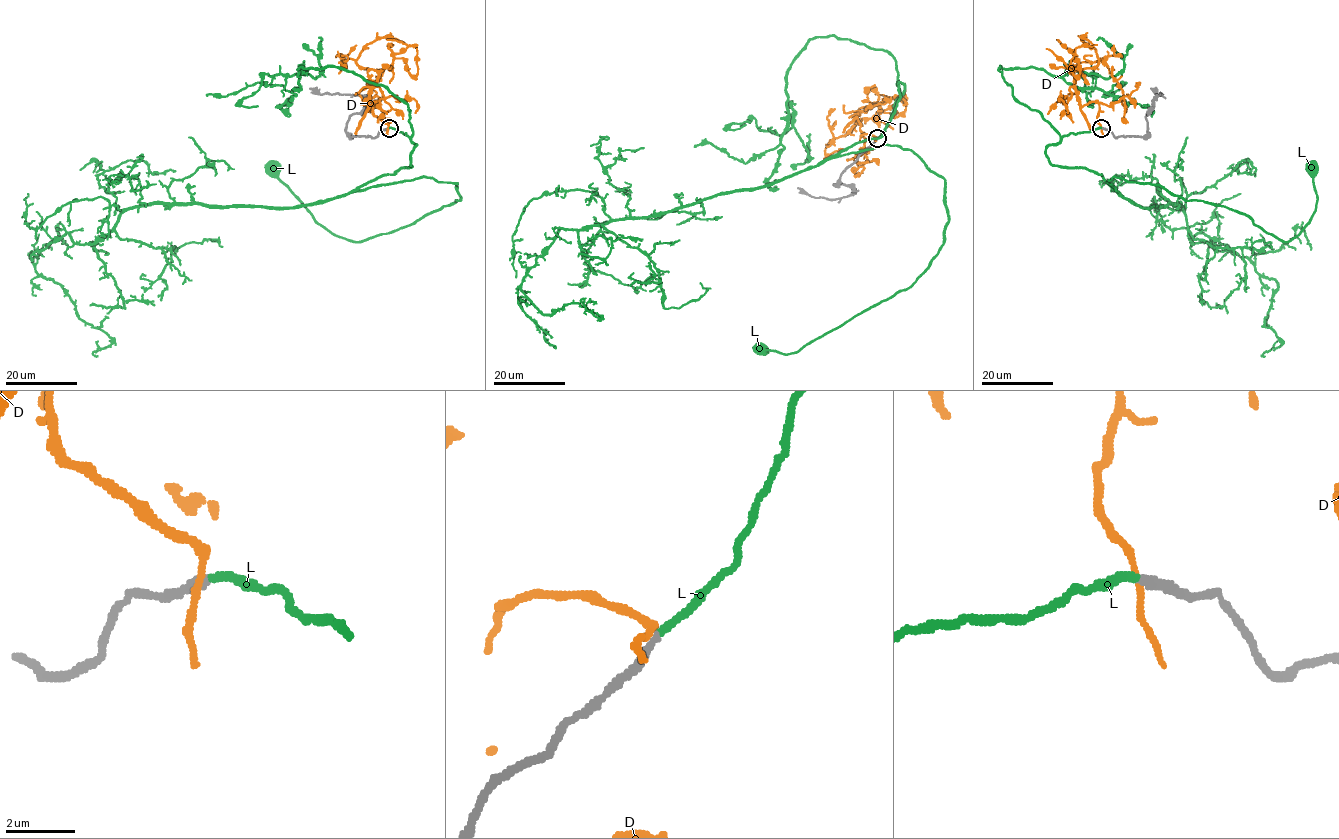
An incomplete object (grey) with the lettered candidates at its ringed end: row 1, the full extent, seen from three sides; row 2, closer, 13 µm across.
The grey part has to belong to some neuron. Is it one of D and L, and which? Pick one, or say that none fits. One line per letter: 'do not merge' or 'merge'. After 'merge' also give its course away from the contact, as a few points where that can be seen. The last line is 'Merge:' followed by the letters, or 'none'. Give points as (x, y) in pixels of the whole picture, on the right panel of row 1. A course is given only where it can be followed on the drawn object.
D: do not merge
L: merge; it runs (1101, 128), (1064, 135), (1045, 155), (1117, 191), (1113, 177), (1244, 213), (1284, 242), (1315, 210), (1313, 166)
Merge: L

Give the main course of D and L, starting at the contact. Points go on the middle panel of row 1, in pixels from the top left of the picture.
D: (877, 138), (860, 136), (857, 118), (867, 109), (864, 107), (844, 136), (863, 118), (877, 118), (893, 129)
L: (877, 138), (901, 82), (884, 133), (839, 154), (900, 146), (943, 179), (939, 252), (796, 352), (759, 350)

